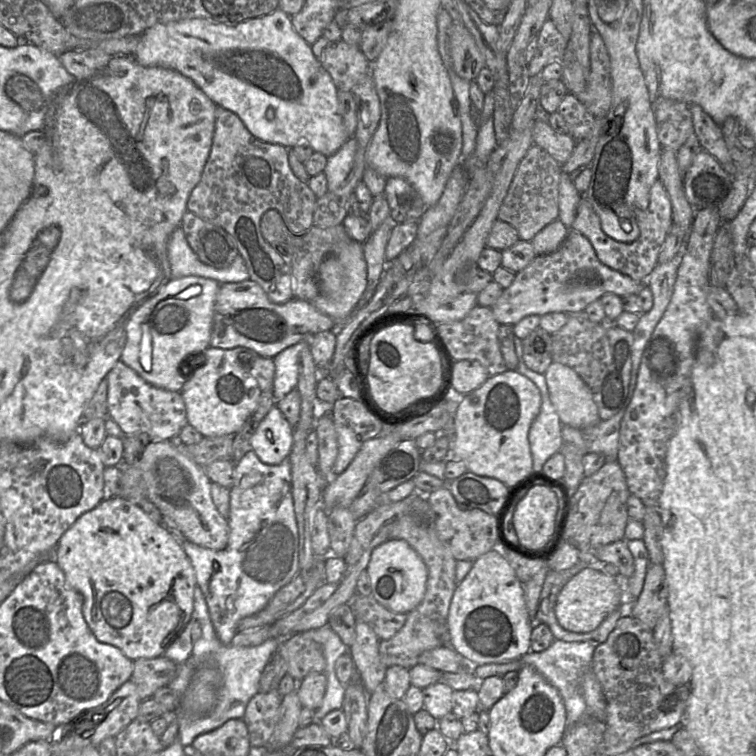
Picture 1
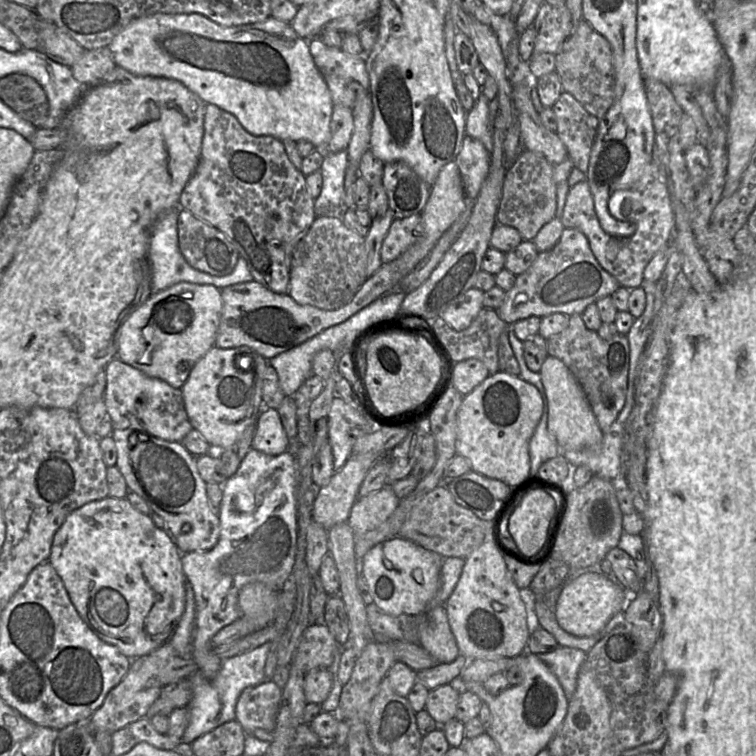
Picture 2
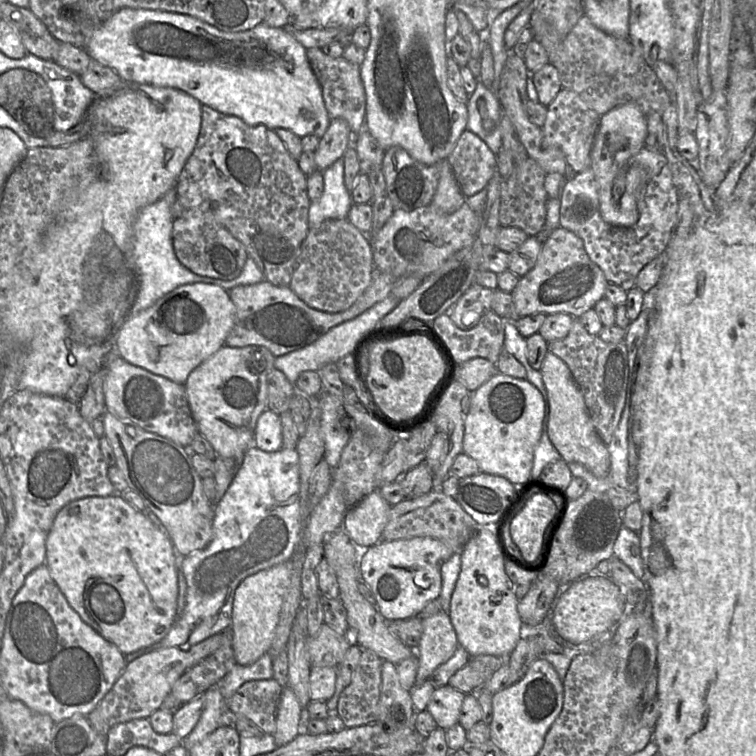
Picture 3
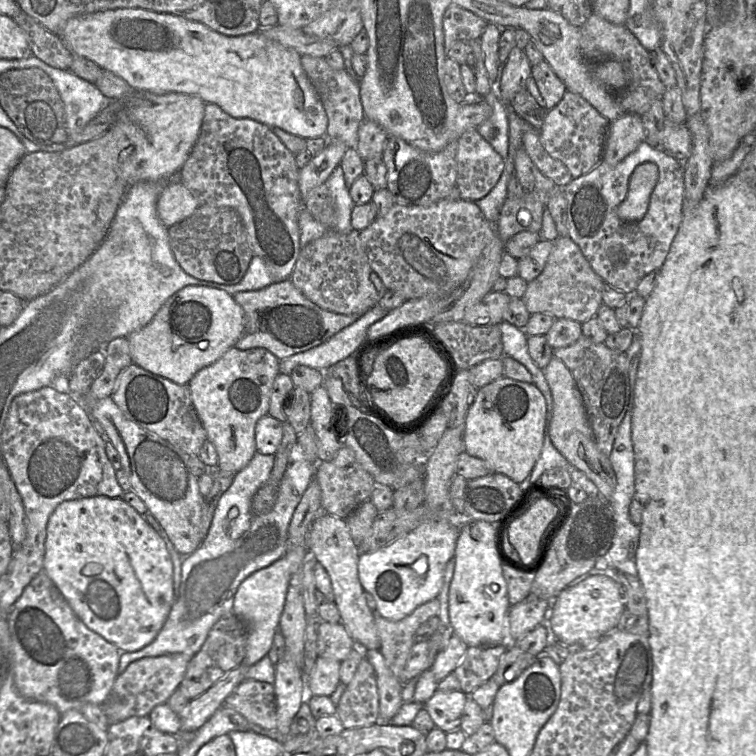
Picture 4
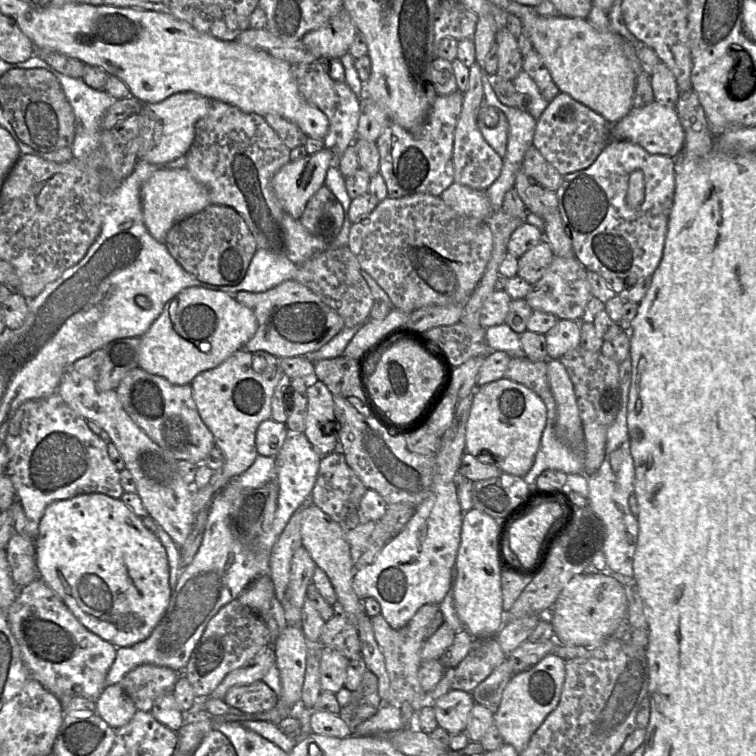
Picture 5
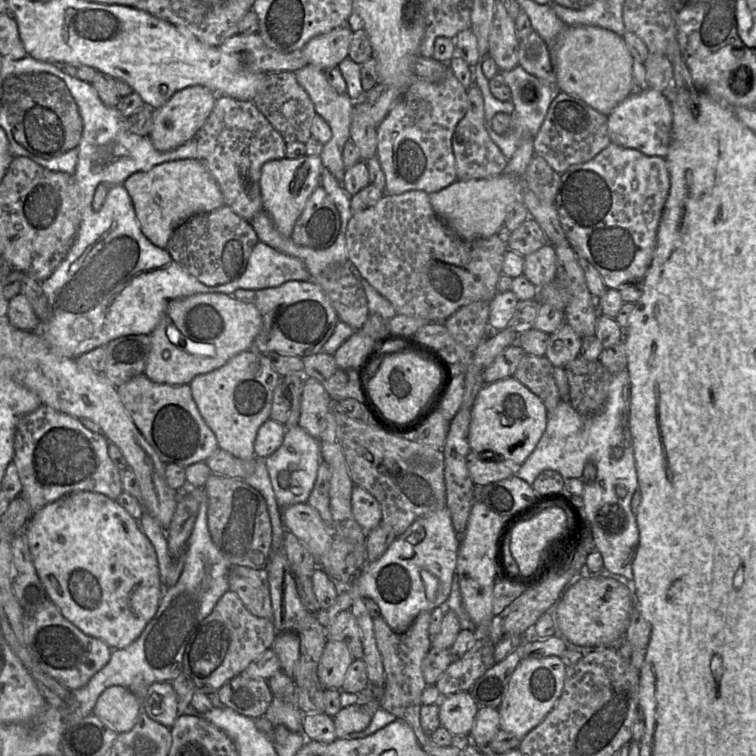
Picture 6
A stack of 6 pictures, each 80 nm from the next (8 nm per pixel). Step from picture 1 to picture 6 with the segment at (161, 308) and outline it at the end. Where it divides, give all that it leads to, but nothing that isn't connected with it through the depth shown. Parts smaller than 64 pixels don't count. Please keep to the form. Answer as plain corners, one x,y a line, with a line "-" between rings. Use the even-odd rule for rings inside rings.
199,293
171,300
156,328
150,333
151,349
144,374
158,384
171,386
189,385
200,374
209,373
226,364
240,352
252,349
253,343
262,328
262,317
251,303
237,300
232,295
223,293
-
194,342
213,344
216,353
213,357
198,356
189,350

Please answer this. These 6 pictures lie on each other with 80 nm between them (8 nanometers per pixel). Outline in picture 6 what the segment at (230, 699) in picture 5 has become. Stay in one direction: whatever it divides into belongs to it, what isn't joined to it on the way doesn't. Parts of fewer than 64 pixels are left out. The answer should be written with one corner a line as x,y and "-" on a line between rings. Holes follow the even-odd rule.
243,674
225,682
216,696
223,705
254,719
262,716
274,700
267,680
249,678

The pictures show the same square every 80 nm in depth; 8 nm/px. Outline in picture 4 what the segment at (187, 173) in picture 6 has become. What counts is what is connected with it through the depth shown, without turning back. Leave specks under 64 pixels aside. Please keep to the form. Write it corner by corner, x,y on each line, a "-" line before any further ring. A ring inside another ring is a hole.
174,178
165,181
166,185
156,203
158,217
166,227
188,218
200,207
193,194

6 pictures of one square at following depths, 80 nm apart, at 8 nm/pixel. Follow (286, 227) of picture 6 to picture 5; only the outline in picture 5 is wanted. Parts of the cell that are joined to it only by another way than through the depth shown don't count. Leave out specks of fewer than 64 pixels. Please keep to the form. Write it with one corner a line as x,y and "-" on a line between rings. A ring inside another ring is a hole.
325,147
299,161
290,161
272,178
272,187
286,214
300,219
307,202
324,185
335,156

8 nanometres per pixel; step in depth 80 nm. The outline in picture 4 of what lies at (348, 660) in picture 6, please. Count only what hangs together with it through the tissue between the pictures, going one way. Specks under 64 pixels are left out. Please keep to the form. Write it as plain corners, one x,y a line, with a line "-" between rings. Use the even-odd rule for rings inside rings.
319,657
307,676
307,696
329,696
336,690
340,680
341,661

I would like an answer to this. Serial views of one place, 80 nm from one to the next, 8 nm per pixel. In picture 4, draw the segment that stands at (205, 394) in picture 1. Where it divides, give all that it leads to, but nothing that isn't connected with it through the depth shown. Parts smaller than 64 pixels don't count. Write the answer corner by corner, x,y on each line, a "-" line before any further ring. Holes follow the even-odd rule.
232,347
216,362
199,370
188,383
207,439
216,448
220,470
238,473
257,452
256,423
269,412
272,386
280,373
279,362
265,348
242,350

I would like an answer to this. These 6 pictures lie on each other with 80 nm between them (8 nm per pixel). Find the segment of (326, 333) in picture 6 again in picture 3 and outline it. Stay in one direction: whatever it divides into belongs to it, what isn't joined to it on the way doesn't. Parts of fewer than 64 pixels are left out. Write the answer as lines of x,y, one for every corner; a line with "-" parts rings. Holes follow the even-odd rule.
373,269
373,278
362,295
346,310
329,313
314,309
302,301
290,288
280,287
268,281
253,285
240,285
228,291
236,315
232,330
226,338
225,346
244,347
249,345
263,346
274,357
299,350
324,335
329,329
351,320
382,301
390,293
397,277

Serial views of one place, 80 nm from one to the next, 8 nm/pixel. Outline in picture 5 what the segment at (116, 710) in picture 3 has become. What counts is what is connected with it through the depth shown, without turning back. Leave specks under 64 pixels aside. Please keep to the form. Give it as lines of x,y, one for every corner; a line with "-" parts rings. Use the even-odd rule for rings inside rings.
142,664
129,671
118,684
132,699
138,711
150,712
159,697
173,692
174,685
181,673
168,667

